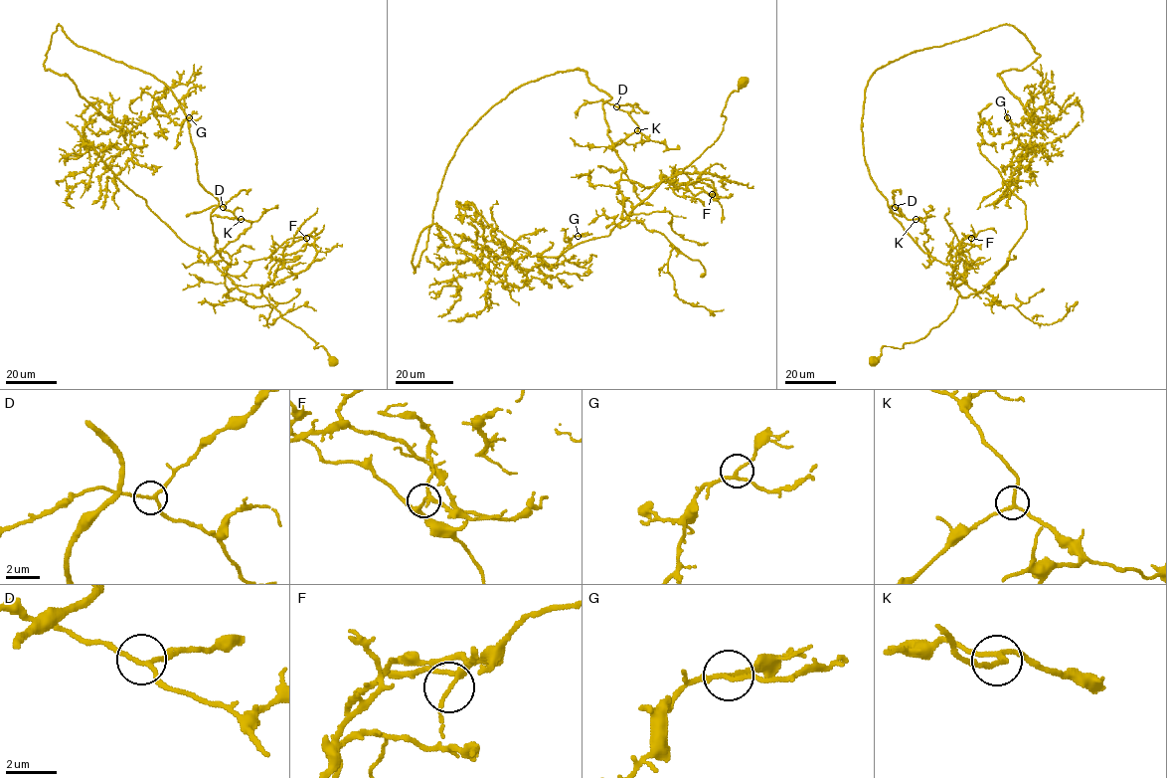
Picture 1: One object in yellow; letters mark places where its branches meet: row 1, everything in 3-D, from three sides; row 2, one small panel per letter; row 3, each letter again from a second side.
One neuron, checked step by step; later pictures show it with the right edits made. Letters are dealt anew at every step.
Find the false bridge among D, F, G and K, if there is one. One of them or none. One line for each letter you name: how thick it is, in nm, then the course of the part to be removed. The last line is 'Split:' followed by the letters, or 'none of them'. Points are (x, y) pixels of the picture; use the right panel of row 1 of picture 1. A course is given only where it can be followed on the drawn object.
F: calibre 140 nm; course (972, 239), (958, 251), (963, 296), (1007, 264), (1026, 229), (1025, 205), (979, 149), (980, 124), (998, 128)
Split: F

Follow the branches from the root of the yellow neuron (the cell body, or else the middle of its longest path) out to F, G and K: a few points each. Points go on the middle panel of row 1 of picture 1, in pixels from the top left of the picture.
F: (743, 82), (728, 98), (719, 137), (680, 173), (661, 177), (687, 190), (691, 183), (710, 179), (712, 195)
G: (743, 82), (632, 215), (611, 98), (578, 68), (514, 89), (412, 264), (433, 224), (498, 276), (578, 236)
K: (743, 82), (728, 98), (719, 137), (630, 215), (619, 189), (625, 165), (613, 145), (649, 140), (637, 130)

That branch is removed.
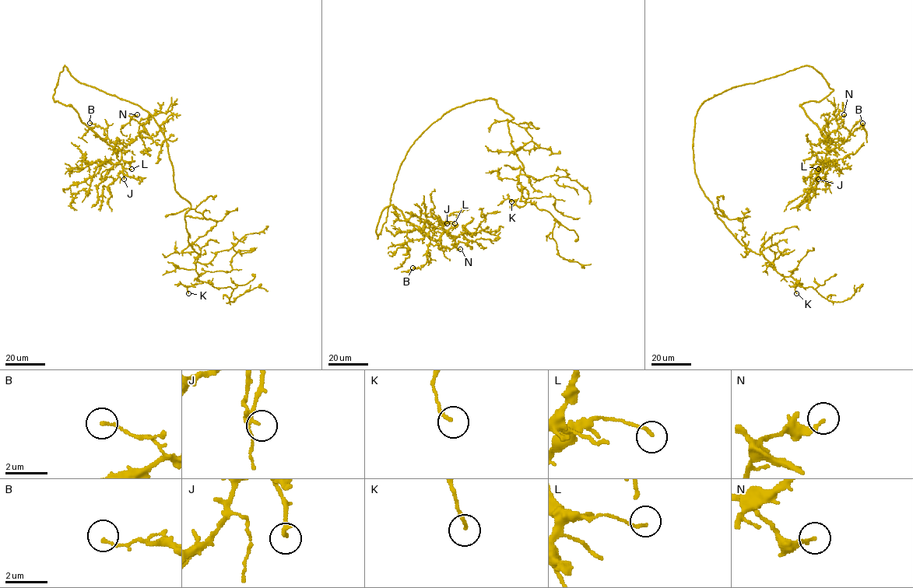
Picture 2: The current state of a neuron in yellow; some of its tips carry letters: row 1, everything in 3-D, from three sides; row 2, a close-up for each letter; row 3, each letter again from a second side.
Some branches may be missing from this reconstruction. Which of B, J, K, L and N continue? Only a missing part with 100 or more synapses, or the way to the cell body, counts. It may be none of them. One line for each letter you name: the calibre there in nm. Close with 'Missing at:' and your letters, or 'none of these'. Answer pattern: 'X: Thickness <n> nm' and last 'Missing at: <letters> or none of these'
J: Thickness 190 nm
Missing at: J

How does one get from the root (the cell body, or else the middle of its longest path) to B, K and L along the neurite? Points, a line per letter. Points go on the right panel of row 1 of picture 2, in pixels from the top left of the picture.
B: (711, 98), (809, 65), (833, 89), (799, 106), (835, 146), (828, 148), (862, 123)
K: (711, 98), (695, 119), (693, 148), (700, 187), (742, 245), (802, 284), (795, 286), (796, 293)
L: (711, 98), (736, 86), (812, 66), (833, 89), (818, 102), (799, 106), (835, 146), (818, 169)

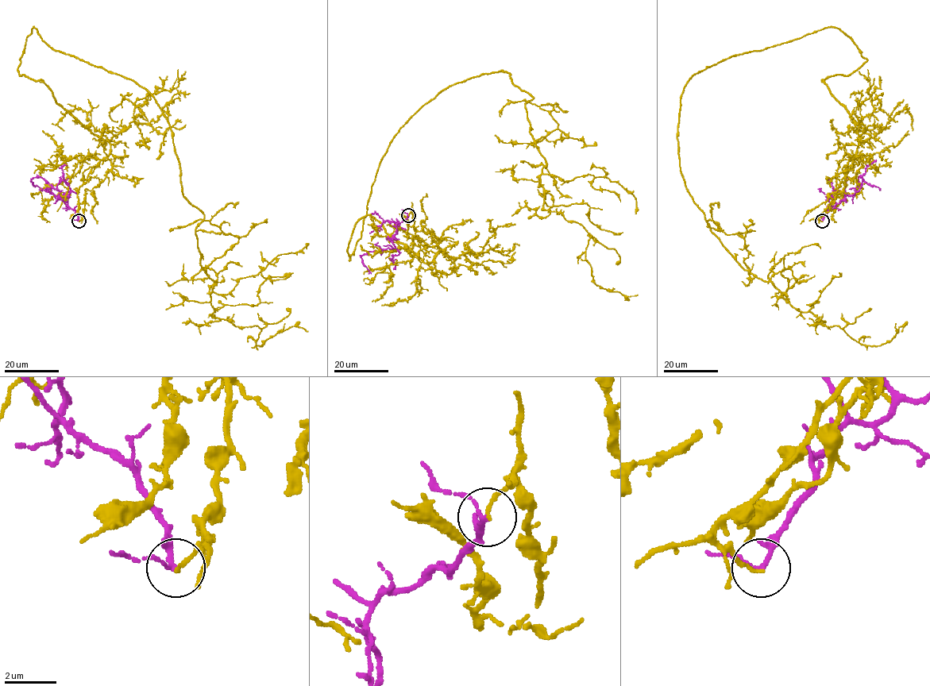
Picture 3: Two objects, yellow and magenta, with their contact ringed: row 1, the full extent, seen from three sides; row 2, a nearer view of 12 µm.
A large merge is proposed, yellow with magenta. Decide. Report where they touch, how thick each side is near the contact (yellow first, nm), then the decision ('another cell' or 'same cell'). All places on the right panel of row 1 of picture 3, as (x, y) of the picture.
place (822, 221); calibres 120 and 150 nm; another cell

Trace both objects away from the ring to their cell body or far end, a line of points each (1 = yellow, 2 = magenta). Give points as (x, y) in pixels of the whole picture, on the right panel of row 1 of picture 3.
1: (822, 221), (870, 136), (827, 26), (691, 78), (681, 173), (793, 307), (901, 331)
2: (822, 221), (831, 206), (847, 195), (854, 194), (859, 176), (880, 190)

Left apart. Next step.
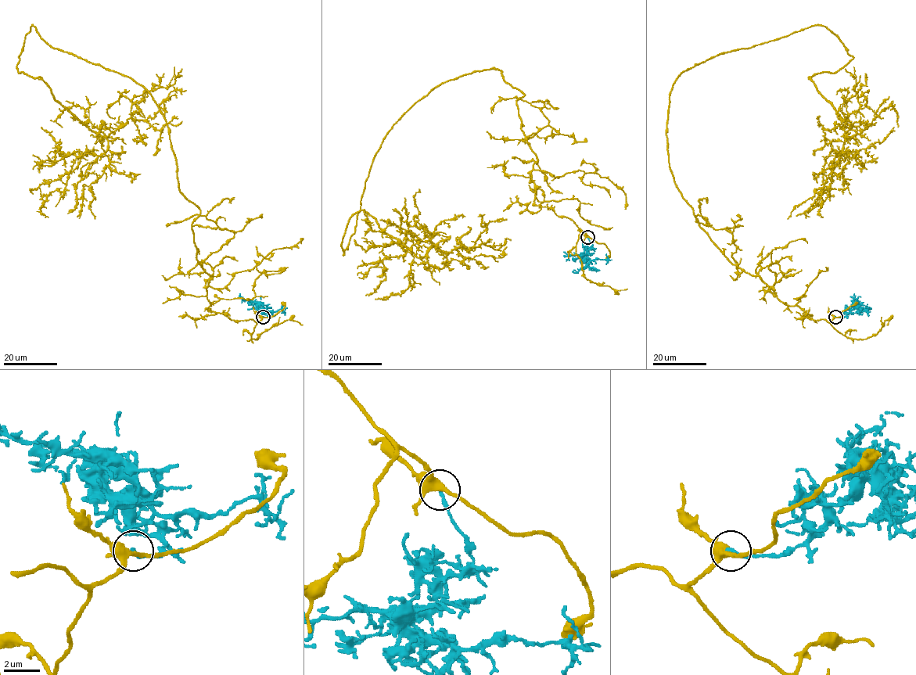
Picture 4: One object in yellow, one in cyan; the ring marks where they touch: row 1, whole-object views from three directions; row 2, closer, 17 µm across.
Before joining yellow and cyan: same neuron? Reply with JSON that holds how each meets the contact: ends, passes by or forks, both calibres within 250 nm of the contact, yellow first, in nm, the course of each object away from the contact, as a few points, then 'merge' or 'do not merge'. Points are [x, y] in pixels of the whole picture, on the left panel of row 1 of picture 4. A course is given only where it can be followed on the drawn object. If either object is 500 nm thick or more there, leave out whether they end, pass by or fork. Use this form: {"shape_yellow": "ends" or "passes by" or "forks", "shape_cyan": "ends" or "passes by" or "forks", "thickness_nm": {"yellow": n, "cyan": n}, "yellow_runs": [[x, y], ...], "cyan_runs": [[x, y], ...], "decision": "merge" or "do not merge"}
{"shape_yellow": "forks", "shape_cyan": "ends", "thickness_nm": {"yellow": 320, "cyan": 170}, "yellow_runs": [[263, 317], [210, 310], [200, 210], [149, 93], [32, 24], [19, 73], [107, 140], [75, 159], [48, 217]], "cyan_runs": [[263, 317], [267, 316], [259, 306], [267, 311], [281, 309], [283, 312], [281, 313]], "decision": "do not merge"}

